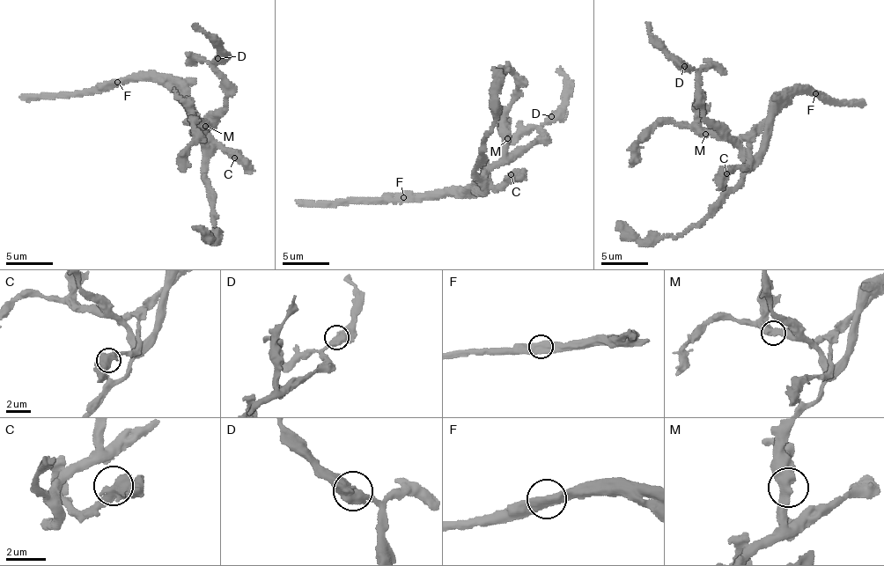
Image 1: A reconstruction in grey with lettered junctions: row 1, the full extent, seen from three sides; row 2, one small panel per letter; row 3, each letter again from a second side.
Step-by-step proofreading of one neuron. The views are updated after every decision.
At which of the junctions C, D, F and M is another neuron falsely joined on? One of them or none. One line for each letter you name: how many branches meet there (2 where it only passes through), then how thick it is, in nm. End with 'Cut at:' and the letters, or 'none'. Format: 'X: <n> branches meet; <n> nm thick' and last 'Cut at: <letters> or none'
F: 2 branches meet; 550 nm thick
Cut at: F

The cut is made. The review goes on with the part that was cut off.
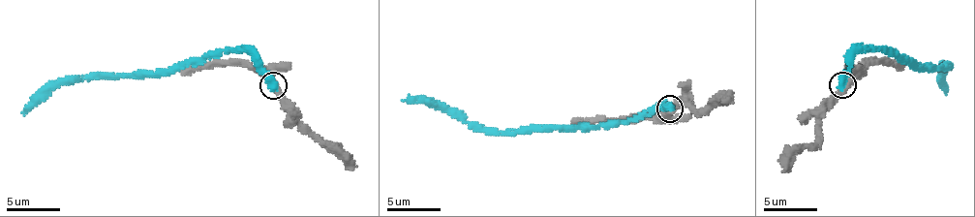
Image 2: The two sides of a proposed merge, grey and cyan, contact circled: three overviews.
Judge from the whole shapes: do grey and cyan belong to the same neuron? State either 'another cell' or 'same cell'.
another cell

